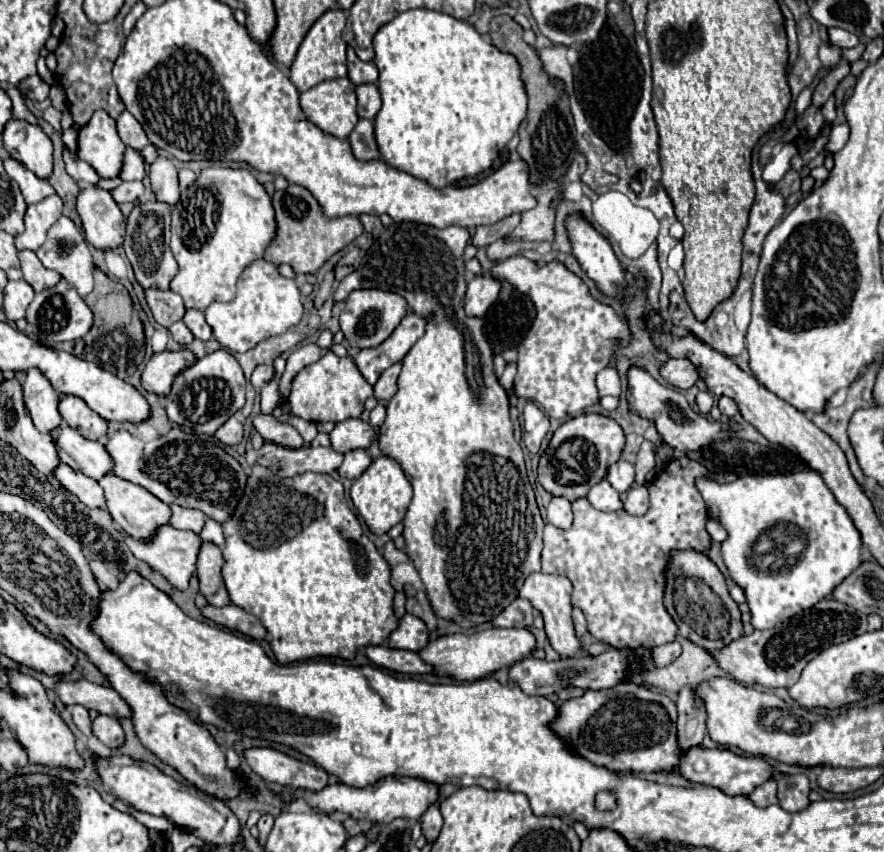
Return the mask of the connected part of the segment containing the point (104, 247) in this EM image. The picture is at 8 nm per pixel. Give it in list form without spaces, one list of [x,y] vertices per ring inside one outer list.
[[[100,187],[82,189],[76,211],[82,219],[84,235],[98,251],[114,251],[124,241],[124,215],[112,195]]]

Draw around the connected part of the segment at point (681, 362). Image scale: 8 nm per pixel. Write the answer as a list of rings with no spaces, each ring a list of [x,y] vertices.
[[[668,359],[660,367],[660,375],[674,387],[688,389],[692,387],[700,377],[694,369],[694,365],[688,359]]]

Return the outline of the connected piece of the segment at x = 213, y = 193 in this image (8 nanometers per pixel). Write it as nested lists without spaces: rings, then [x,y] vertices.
[[[208,167],[208,169],[202,169],[202,173],[196,179],[196,183],[190,185],[186,191],[182,191],[180,201],[172,209],[172,239],[170,239],[170,249],[174,253],[174,259],[178,261],[178,273],[170,281],[170,289],[184,299],[186,307],[192,307],[192,309],[198,309],[198,311],[204,311],[210,305],[210,301],[232,301],[234,293],[236,293],[236,281],[238,281],[238,277],[242,275],[242,271],[246,269],[246,265],[252,265],[254,261],[258,261],[258,259],[264,257],[266,245],[270,245],[270,241],[274,241],[274,233],[278,233],[278,221],[276,221],[276,213],[274,213],[270,195],[264,189],[264,185],[248,169],[230,169],[230,167]]]

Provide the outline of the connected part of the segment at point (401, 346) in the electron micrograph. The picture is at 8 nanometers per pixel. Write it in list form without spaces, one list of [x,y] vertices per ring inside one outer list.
[[[408,311],[398,329],[394,329],[394,333],[386,341],[382,341],[374,349],[360,349],[356,353],[354,363],[370,385],[378,381],[384,369],[404,359],[404,355],[418,341],[418,337],[424,335],[424,323],[426,323],[424,319]]]

